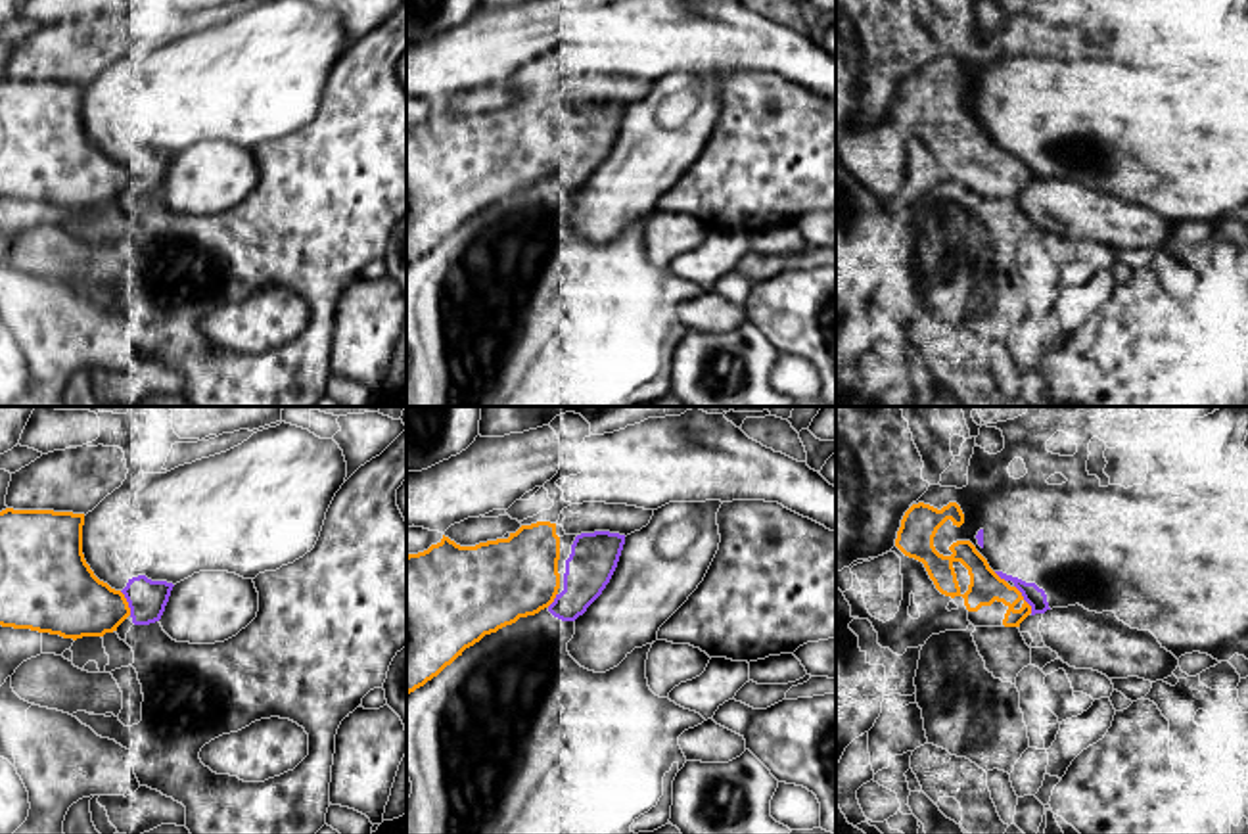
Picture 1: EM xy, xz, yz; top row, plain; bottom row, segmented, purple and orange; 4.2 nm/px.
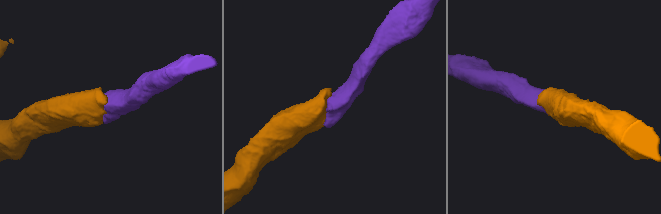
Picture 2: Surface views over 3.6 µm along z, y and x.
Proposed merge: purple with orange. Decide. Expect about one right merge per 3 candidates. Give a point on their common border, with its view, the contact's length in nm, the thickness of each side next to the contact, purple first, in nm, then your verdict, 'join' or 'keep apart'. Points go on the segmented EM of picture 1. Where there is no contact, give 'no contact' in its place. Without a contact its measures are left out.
yz (1024, 599) | 140 nm | 90/140 nm | join

